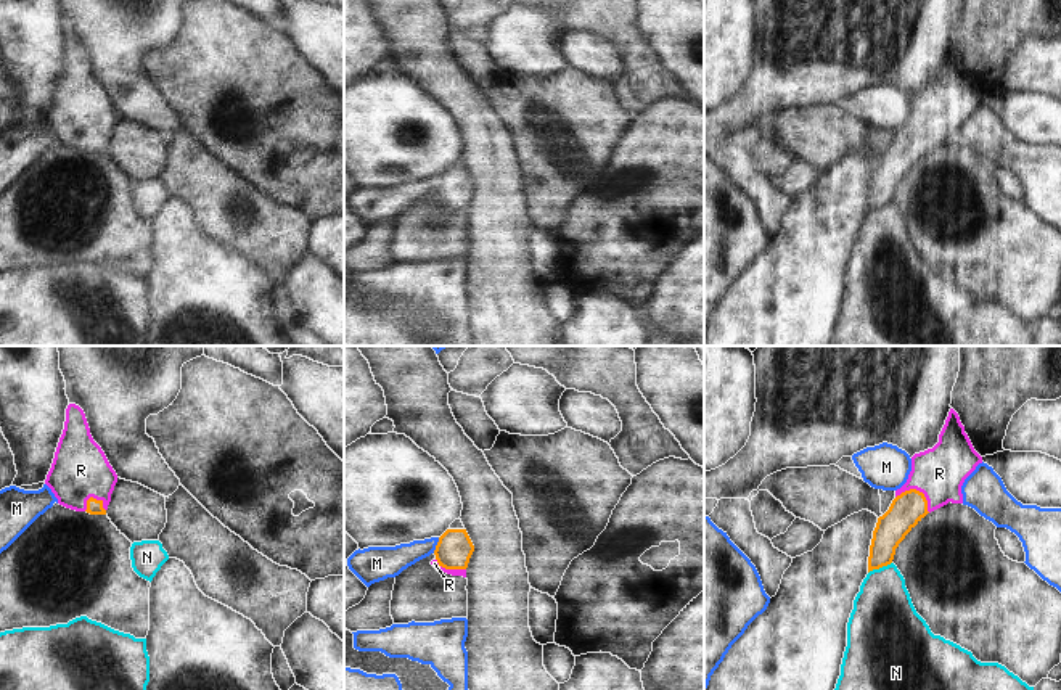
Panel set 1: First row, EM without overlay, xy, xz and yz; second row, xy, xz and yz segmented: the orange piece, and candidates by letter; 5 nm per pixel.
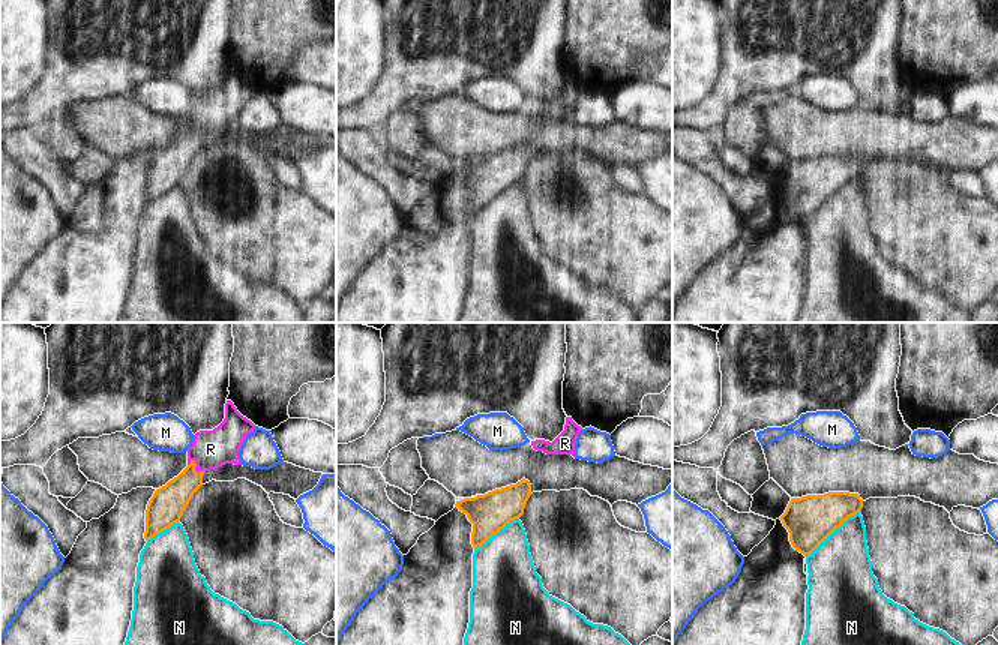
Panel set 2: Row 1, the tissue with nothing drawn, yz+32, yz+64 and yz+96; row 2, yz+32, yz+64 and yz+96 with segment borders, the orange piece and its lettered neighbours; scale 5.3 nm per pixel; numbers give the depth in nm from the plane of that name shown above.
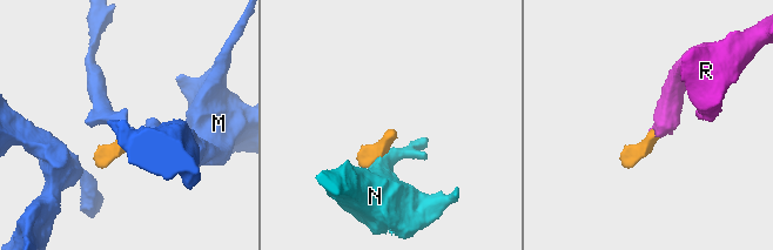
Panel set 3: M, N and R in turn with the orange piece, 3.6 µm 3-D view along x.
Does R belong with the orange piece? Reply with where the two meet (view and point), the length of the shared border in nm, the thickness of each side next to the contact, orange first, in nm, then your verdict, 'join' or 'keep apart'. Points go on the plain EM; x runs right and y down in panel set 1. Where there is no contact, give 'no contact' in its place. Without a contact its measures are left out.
contact yz (918, 131); length 190 nm; calibres 160 and 260 nm; join

